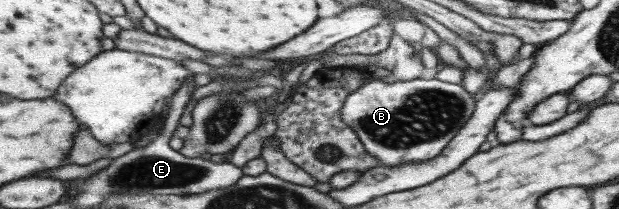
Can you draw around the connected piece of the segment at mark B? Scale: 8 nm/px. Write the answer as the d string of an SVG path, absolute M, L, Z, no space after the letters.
M369 78L343 100L340 113L341 122L349 126L365 151L384 166L393 167L410 161L427 161L441 153L441 149L461 129L473 113L475 99L462 86L445 83L438 79L412 79L411 81L384 82Z

